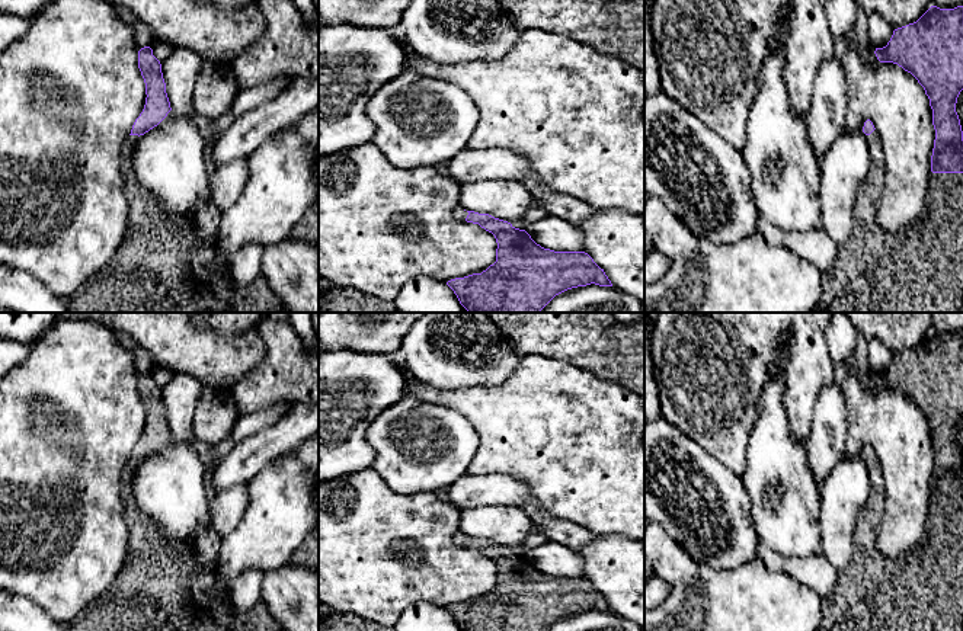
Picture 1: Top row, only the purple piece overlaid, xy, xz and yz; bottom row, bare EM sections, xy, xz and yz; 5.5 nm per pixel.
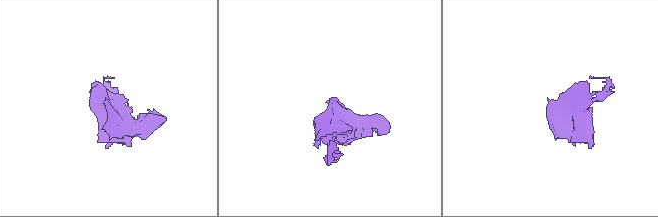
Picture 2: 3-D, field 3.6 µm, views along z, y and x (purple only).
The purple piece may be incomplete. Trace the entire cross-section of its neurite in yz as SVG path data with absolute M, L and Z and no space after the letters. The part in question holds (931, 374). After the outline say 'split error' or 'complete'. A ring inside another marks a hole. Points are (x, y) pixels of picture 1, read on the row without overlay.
M931 331L916 347L893 356L886 372L874 377L880 388L893 388L911 398L924 413L932 435L935 455L931 481L931 509L927 538L900 557L884 557L877 550L877 531L884 507L884 480L870 445L863 458L870 475L870 494L858 515L851 563L838 571L834 592L823 599L822 621L816 631L963 631L963 457L956 429L963 416L963 331Z; split error

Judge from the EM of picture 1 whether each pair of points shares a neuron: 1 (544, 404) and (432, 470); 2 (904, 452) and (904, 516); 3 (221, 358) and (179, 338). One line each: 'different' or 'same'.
1: different
2: same
3: same

